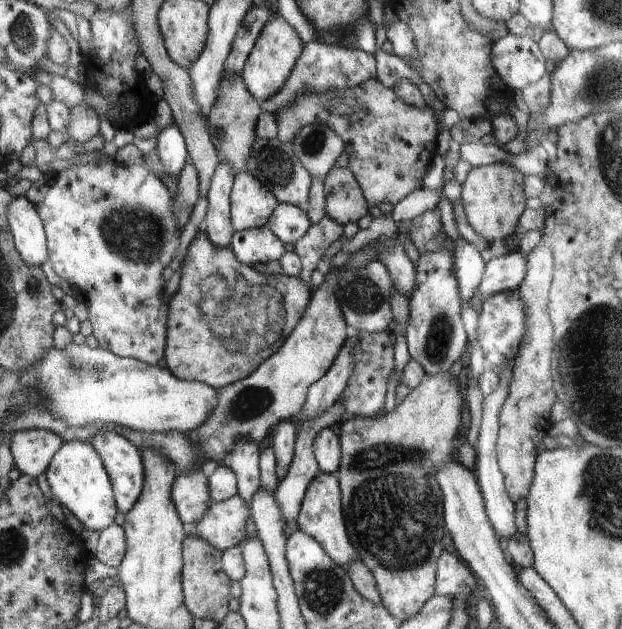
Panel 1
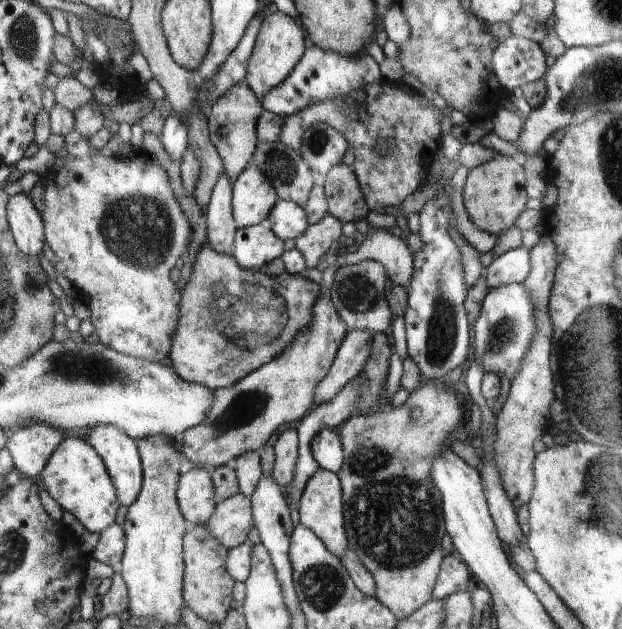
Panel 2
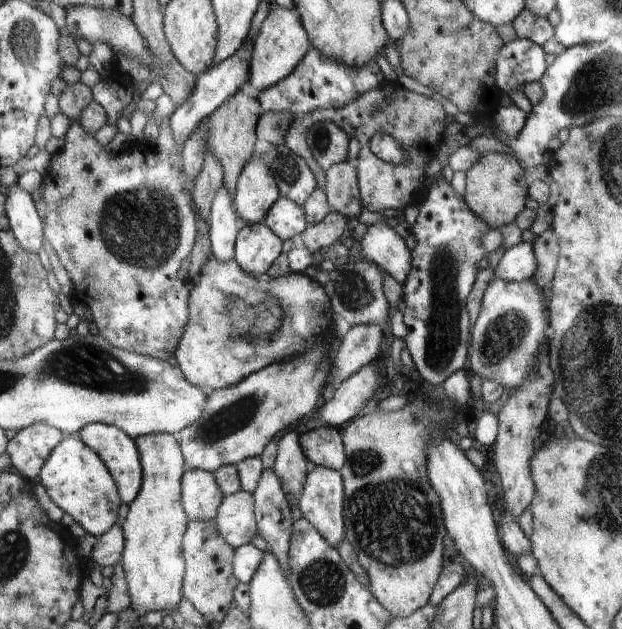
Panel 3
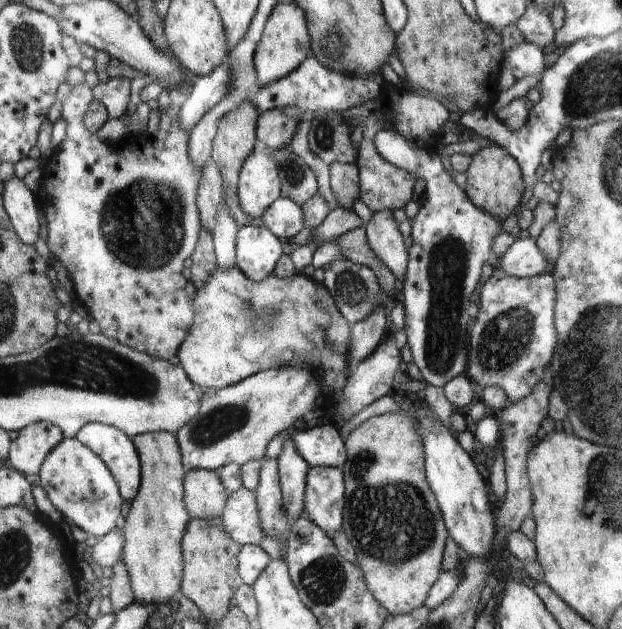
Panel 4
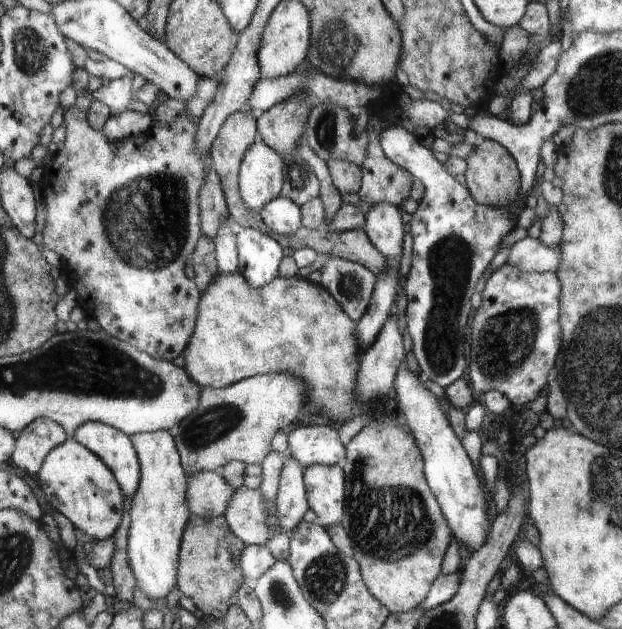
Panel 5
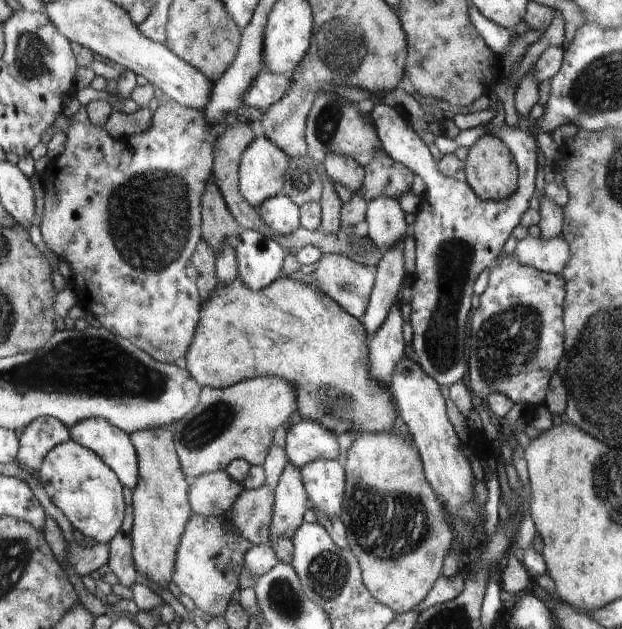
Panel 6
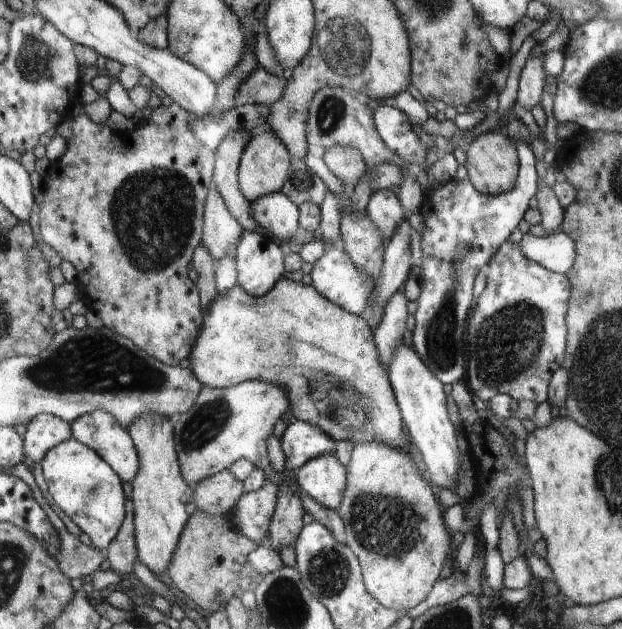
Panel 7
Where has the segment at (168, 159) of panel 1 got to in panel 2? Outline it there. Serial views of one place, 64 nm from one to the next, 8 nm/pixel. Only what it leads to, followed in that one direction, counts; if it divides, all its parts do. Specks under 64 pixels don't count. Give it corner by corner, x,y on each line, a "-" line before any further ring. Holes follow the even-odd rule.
173,112
169,115
159,139
170,160
180,164
182,156
184,156
184,152
189,146
188,128
186,128
186,122
182,122
180,114

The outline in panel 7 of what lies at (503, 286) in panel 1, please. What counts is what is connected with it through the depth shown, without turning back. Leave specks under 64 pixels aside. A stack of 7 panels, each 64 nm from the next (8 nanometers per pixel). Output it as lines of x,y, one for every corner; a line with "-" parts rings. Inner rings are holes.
560,230
545,237
536,237
528,232
519,244
528,260
534,260
555,273
565,275
576,262
576,244
568,233

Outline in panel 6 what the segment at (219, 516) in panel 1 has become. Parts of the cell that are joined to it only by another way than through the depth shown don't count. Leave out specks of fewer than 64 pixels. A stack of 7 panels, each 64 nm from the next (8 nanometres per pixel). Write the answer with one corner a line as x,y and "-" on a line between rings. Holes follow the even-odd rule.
268,486
256,490
243,488
243,492
235,500
230,510
230,519
240,530
240,536
250,540
253,545
266,545
271,538
270,518
272,502
275,502
274,492

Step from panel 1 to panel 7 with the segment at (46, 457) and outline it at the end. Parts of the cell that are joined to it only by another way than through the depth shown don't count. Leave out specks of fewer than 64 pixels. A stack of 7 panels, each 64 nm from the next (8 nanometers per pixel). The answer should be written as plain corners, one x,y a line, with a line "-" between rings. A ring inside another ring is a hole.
39,414
27,424
24,434
24,448
27,450
27,464
43,461
47,452
58,444
73,437
71,424
52,414

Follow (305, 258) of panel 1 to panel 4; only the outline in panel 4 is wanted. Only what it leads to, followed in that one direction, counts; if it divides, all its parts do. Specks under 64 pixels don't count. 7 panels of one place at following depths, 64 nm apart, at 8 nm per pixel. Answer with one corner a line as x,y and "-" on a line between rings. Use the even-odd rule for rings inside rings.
338,206
331,210
320,226
312,229
312,234
316,240
332,242
349,230
364,226
365,223
356,215
354,209
348,210
348,208

